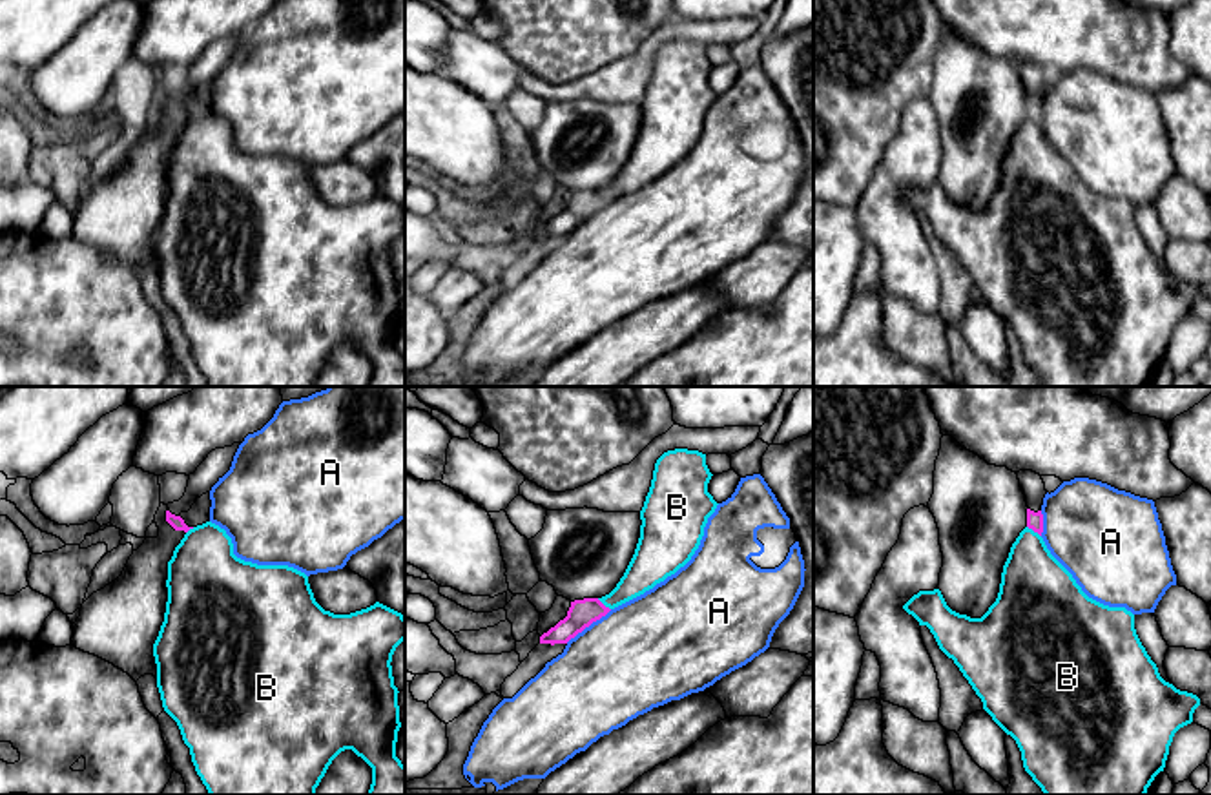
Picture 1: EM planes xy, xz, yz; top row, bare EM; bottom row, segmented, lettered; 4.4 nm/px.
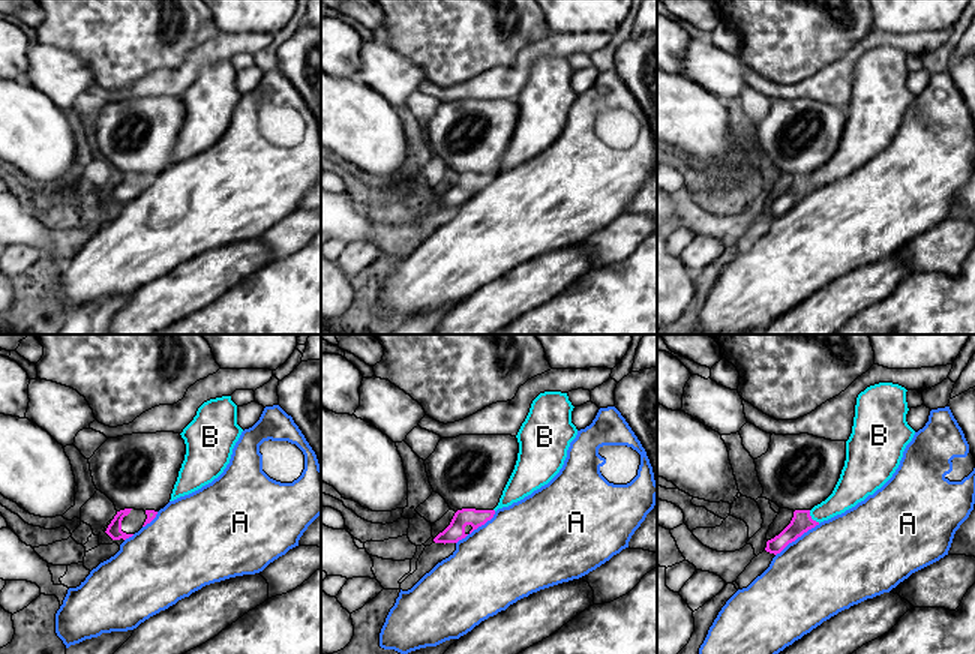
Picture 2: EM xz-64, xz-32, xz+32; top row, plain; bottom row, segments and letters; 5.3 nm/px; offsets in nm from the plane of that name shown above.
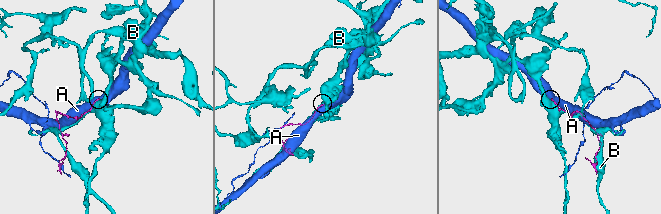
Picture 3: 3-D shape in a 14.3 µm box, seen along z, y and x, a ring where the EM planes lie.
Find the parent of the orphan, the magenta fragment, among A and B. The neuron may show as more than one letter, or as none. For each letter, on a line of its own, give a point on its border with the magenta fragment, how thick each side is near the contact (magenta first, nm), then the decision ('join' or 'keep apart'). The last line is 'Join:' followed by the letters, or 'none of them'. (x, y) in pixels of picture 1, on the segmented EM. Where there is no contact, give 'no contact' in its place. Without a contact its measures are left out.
A: xz (588, 626) | 120/460 nm | keep apart
B: yz (1035, 531) | 80/300 nm | keep apart
Join: none of them

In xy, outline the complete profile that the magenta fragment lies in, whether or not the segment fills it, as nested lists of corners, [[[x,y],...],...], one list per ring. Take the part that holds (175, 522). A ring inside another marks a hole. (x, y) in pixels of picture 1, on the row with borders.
[[[233,443],[232,447],[215,449],[208,454],[208,458],[197,467],[193,474],[190,474],[188,487],[184,496],[179,501],[168,503],[166,521],[175,531],[188,532],[193,527],[188,527],[184,520],[179,516],[181,512],[188,512],[191,505],[230,470],[233,456],[241,443]]]

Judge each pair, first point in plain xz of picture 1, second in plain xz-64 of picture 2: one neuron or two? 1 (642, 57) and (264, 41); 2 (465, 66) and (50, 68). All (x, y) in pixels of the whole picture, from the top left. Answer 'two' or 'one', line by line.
1: one
2: one

